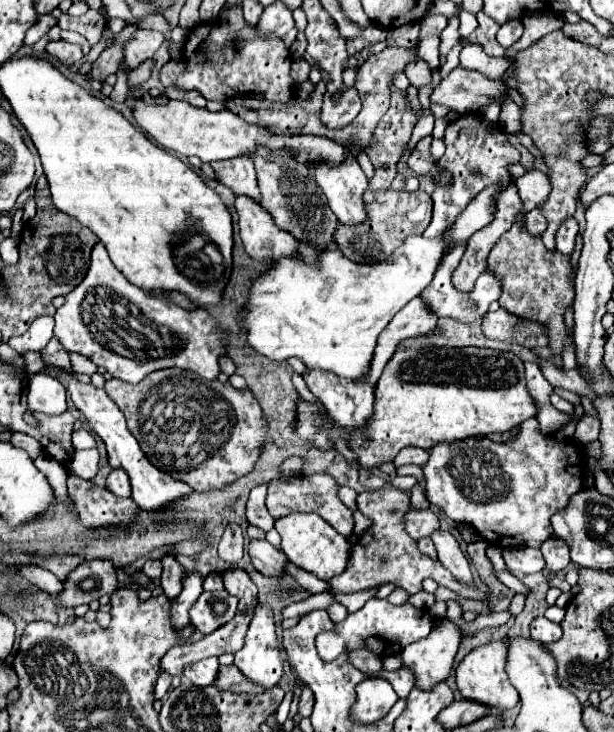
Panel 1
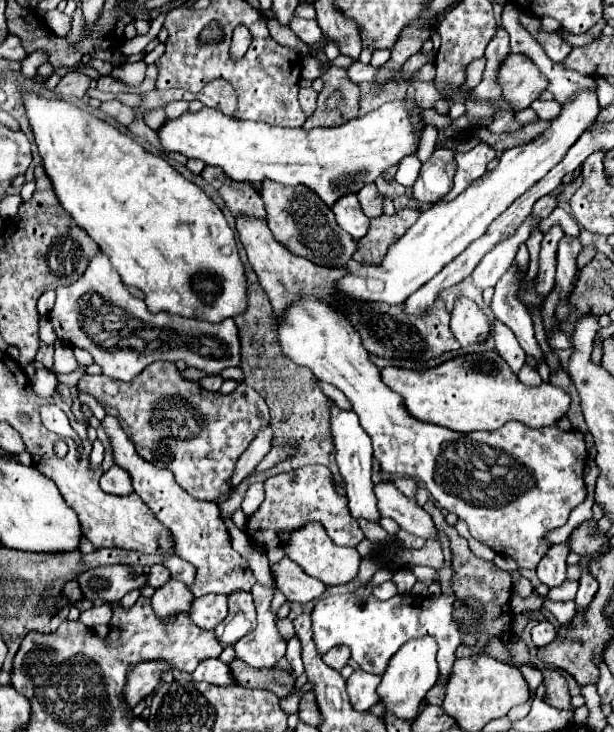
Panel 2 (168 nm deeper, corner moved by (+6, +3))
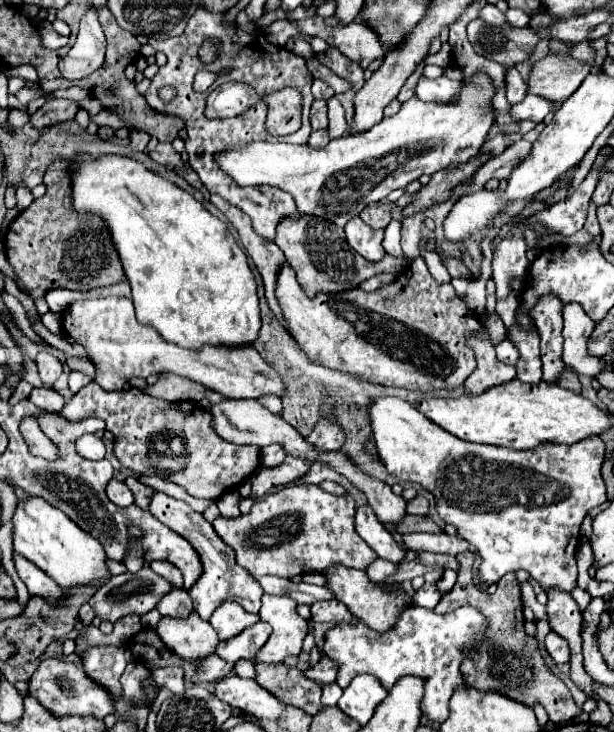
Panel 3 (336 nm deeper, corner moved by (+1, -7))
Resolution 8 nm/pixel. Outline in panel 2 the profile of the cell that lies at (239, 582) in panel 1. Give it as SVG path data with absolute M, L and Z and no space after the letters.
M235 592L229 596L229 618L227 622L237 614L237 612L243 612L245 618L251 622L251 628L255 628L255 606L253 606L253 598L249 592Z

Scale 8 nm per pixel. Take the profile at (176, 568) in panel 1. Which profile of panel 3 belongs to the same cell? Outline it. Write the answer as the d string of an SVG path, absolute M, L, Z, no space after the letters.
M190 612L186 618L162 616L156 626L162 642L182 658L200 658L216 650L220 642L208 620Z

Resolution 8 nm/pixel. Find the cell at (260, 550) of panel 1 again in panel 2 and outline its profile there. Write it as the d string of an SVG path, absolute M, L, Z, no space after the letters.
M283 558L279 564L275 564L273 572L277 588L287 596L289 602L307 604L321 598L321 594L327 590L321 580L305 574L303 568L289 558Z

